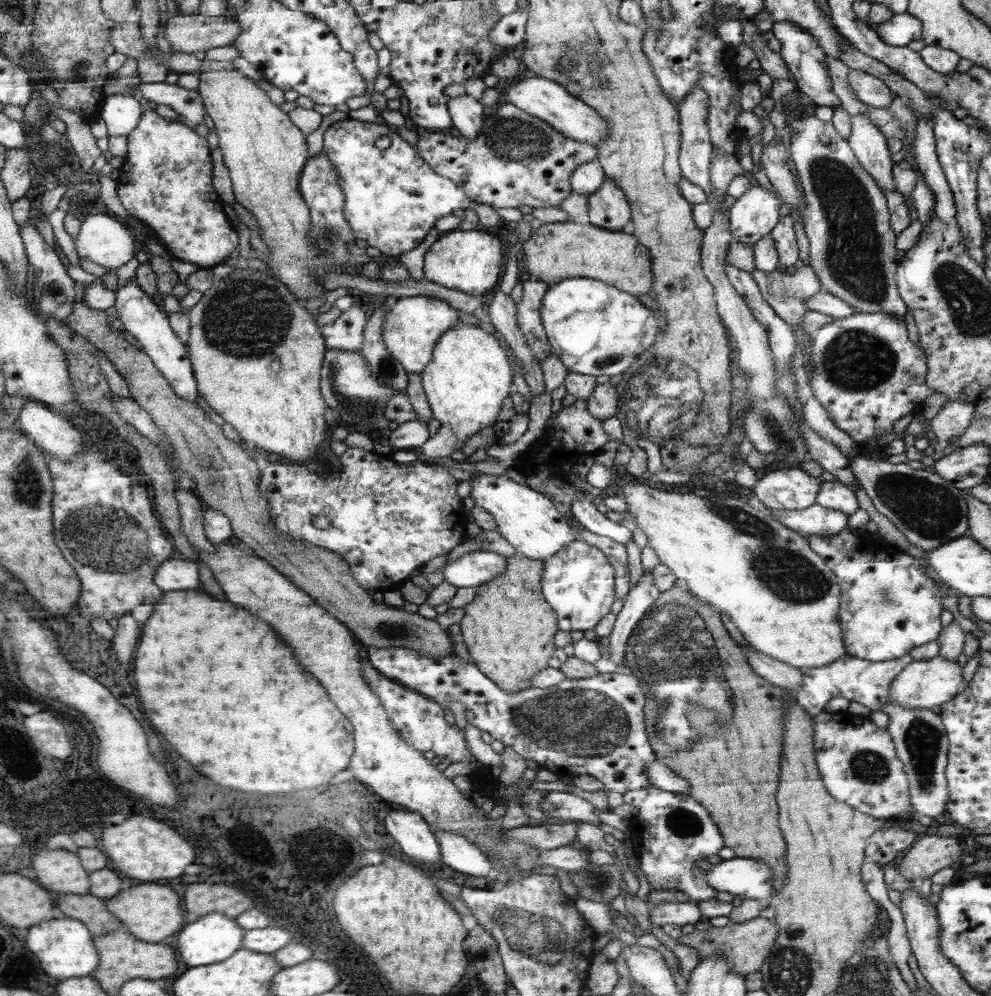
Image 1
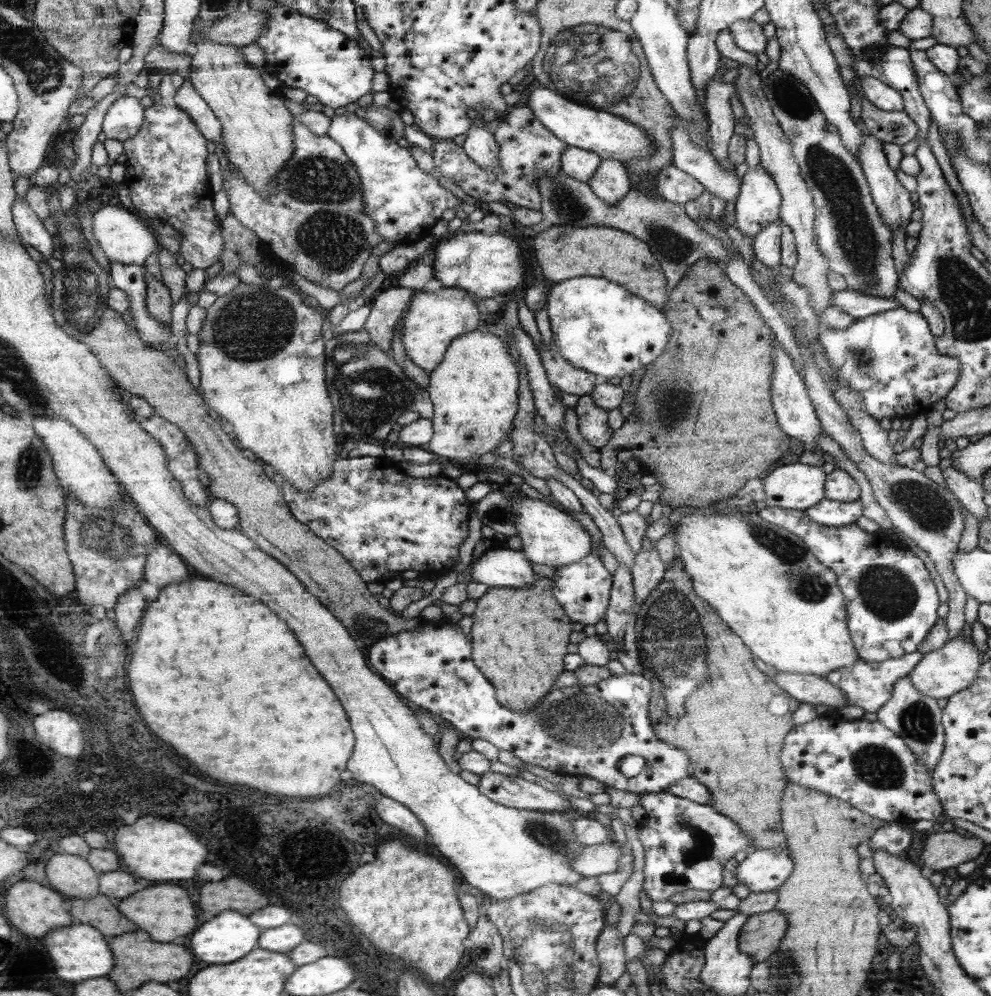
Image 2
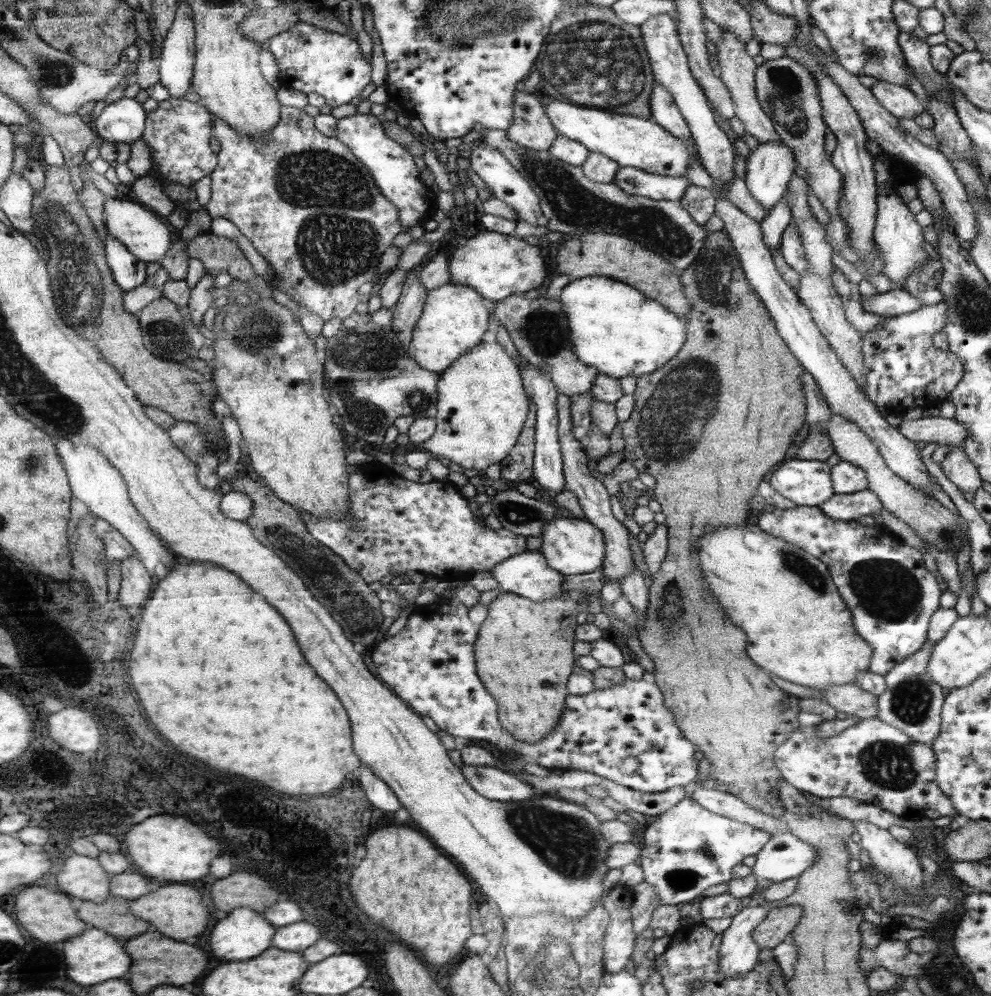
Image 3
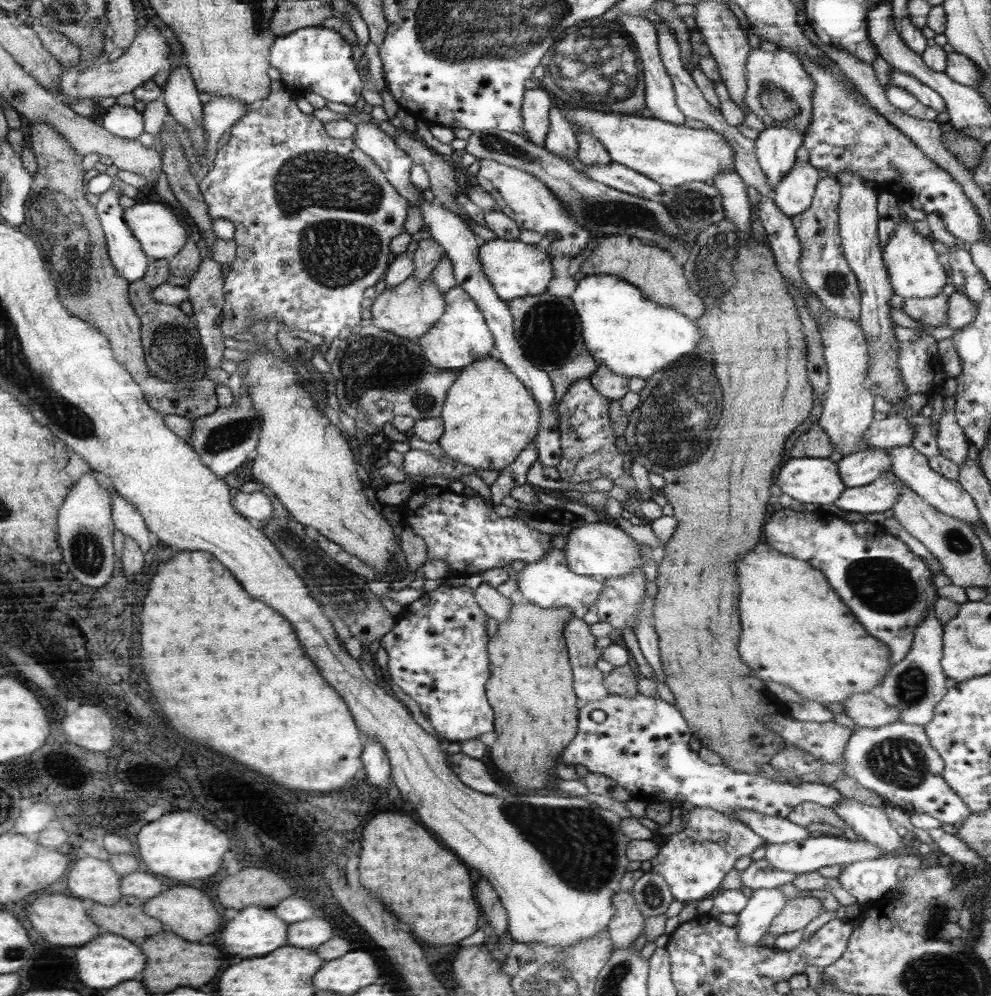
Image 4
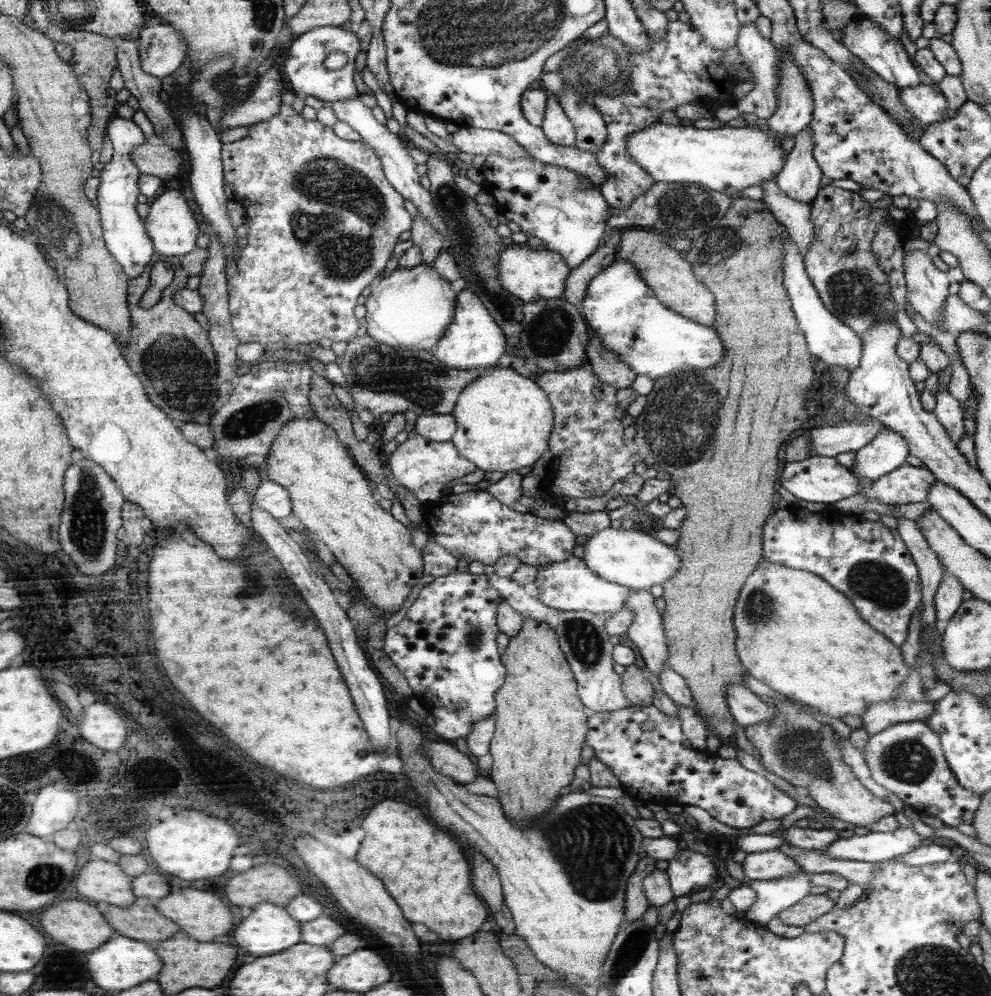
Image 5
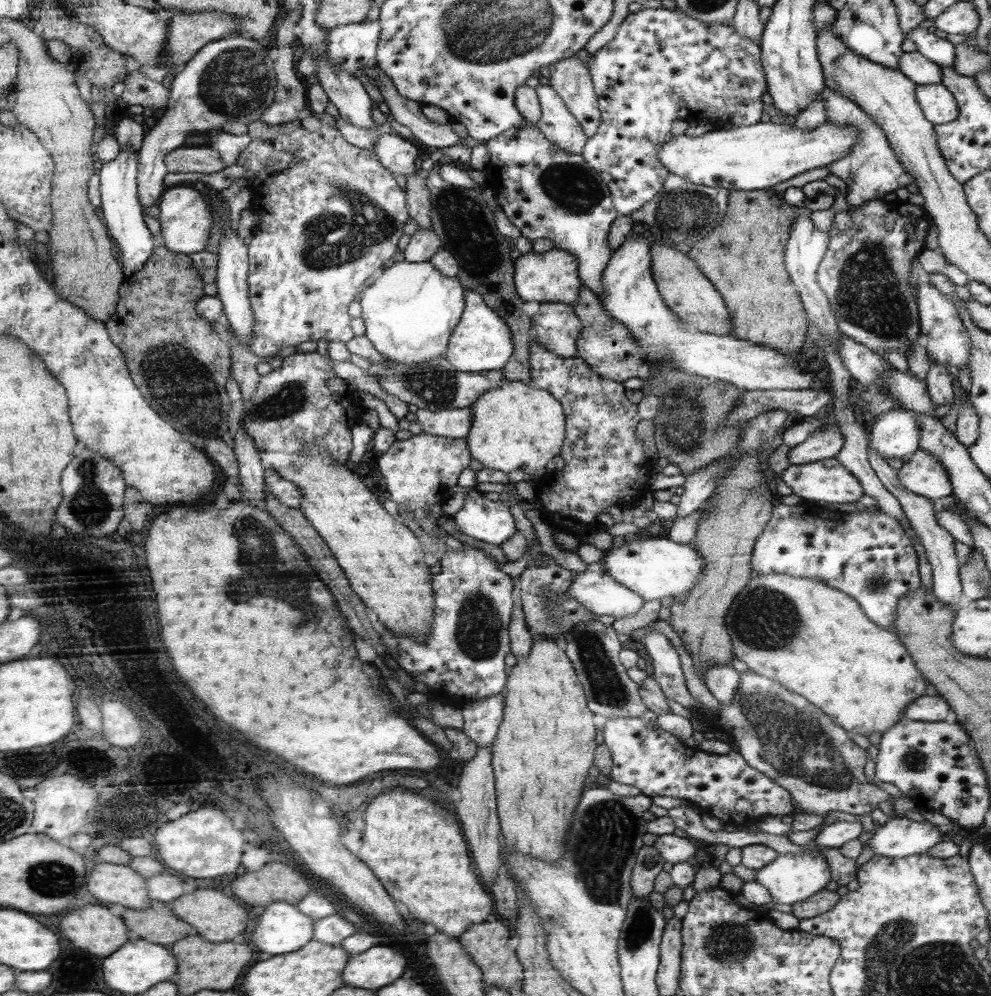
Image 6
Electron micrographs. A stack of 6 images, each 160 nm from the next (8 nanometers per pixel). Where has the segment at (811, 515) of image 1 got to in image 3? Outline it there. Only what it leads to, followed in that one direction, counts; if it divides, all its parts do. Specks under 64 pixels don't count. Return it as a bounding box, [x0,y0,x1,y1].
[818,488,883,521]

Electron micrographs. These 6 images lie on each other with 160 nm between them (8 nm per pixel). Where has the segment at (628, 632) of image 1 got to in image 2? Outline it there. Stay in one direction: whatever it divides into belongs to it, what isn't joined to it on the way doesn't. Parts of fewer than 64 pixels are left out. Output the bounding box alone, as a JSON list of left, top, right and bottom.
[631,544,667,606]

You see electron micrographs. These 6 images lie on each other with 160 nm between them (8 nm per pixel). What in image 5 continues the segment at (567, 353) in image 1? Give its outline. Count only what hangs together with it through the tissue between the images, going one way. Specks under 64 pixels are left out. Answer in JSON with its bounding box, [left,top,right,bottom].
[580,260,725,382]

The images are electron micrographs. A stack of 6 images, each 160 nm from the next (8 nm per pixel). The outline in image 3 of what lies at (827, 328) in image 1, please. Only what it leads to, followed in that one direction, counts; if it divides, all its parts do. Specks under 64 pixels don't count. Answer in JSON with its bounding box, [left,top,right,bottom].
[862,304,964,414]

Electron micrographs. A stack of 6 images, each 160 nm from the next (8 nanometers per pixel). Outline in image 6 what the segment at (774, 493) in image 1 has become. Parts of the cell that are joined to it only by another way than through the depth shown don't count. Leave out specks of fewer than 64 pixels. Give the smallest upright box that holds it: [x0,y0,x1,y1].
[782,457,865,504]

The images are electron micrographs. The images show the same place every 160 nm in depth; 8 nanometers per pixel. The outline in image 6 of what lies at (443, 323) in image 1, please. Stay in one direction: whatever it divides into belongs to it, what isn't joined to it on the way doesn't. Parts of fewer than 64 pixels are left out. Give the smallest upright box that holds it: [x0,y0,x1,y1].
[444,290,514,372]

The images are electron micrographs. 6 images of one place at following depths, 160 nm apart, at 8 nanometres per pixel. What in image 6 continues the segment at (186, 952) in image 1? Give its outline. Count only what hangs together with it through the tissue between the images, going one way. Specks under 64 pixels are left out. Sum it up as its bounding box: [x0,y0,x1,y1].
[252,904,316,955]

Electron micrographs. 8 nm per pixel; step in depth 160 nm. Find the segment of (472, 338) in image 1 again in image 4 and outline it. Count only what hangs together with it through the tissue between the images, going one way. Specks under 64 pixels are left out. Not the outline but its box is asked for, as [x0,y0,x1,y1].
[438,354,541,470]

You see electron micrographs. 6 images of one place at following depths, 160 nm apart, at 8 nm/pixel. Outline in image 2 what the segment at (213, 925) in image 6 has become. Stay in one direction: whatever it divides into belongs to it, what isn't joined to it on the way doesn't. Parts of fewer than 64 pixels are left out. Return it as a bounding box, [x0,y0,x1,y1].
[118,884,198,942]

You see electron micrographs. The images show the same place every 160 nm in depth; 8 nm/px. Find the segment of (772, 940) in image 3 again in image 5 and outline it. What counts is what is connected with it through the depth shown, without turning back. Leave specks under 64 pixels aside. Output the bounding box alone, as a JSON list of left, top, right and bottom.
[777,894,836,927]

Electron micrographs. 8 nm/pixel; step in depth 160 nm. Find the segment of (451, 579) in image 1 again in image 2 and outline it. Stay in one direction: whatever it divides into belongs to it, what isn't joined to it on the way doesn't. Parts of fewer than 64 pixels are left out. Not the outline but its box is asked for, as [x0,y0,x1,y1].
[470,546,538,589]

